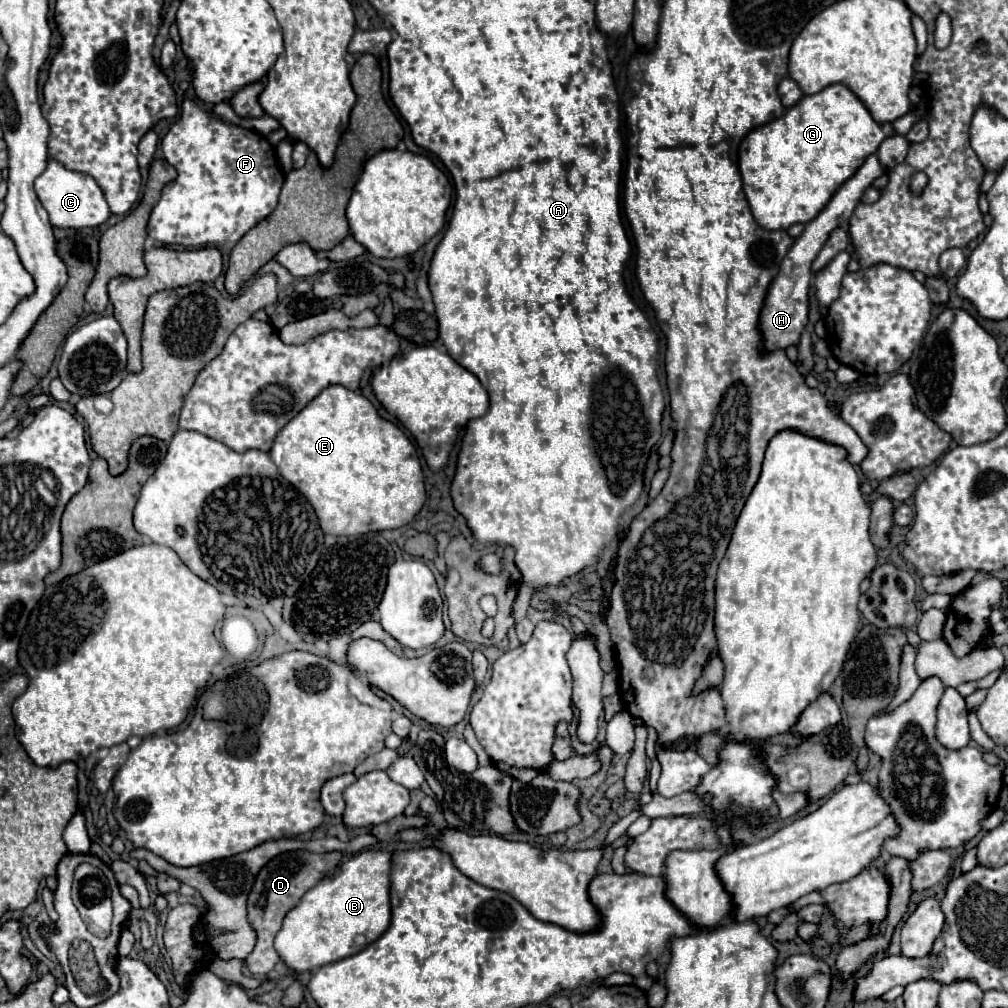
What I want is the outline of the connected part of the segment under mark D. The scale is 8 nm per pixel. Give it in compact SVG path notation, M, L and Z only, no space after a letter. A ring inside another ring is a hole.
M298 849L298 851L288 851L288 853L282 853L278 857L274 857L272 861L268 861L254 885L252 885L252 891L248 895L248 923L252 925L252 929L258 933L258 943L254 947L254 951L246 957L246 963L248 963L248 969L254 977L262 979L266 977L274 965L280 961L276 949L272 947L274 943L274 937L282 925L282 919L284 915L298 905L298 901L302 899L302 895L312 889L322 877L326 877L326 873L330 873L332 869L336 869L336 865L340 863L342 855L338 851L332 851L332 853L312 853L312 851L306 851L306 849Z

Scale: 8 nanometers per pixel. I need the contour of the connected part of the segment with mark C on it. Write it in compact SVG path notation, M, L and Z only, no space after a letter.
M54 159L48 161L46 171L36 179L36 195L44 205L44 209L48 211L50 223L54 227L74 227L74 229L98 227L106 223L108 217L112 215L102 189L96 185L96 181L90 175L70 171Z

